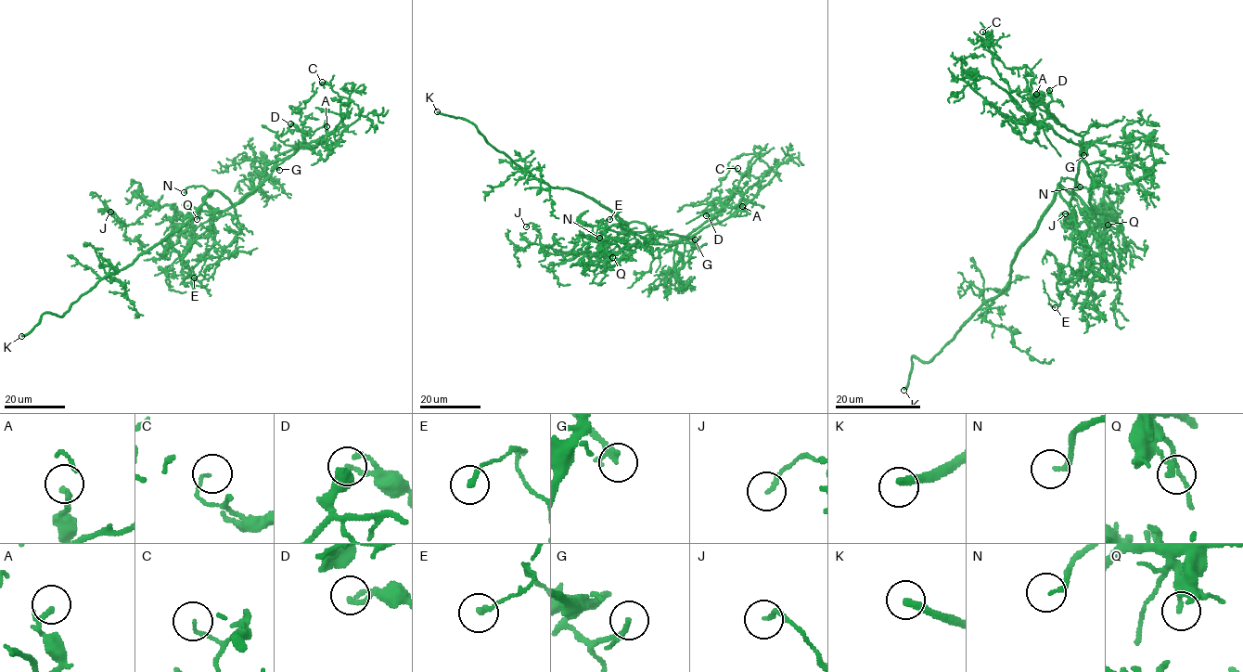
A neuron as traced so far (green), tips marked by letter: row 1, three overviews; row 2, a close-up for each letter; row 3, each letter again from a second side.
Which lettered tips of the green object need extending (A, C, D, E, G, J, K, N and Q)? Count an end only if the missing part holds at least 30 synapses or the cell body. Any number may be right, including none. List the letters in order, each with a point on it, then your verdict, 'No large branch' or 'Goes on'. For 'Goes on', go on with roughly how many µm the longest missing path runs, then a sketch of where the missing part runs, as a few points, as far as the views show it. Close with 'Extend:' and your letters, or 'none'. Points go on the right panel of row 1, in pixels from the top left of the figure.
A: Place: (1036, 94). No large branch
C: Place: (982, 32). No large branch
D: Place: (1049, 90). No large branch
E: Place: (1055, 307). No large branch
G: Place: (1083, 155). Goes on. Missing length about 20 µm. Course of what is missing: (1083, 155), (1082, 160), (1091, 170), (1133, 168), (1140, 174)
J: Place: (1065, 213). No large branch
K: Place: (903, 390). Goes on. Missing length about 15 µm
N: Place: (1080, 187). Goes on. Missing length about 30 µm. Course of what is missing: (1080, 187), (1091, 185), (1102, 166), (1113, 170), (1121, 164), (1121, 148), (1116, 142)
Q: Place: (1108, 225). No large branch
Extend: G, K, N

